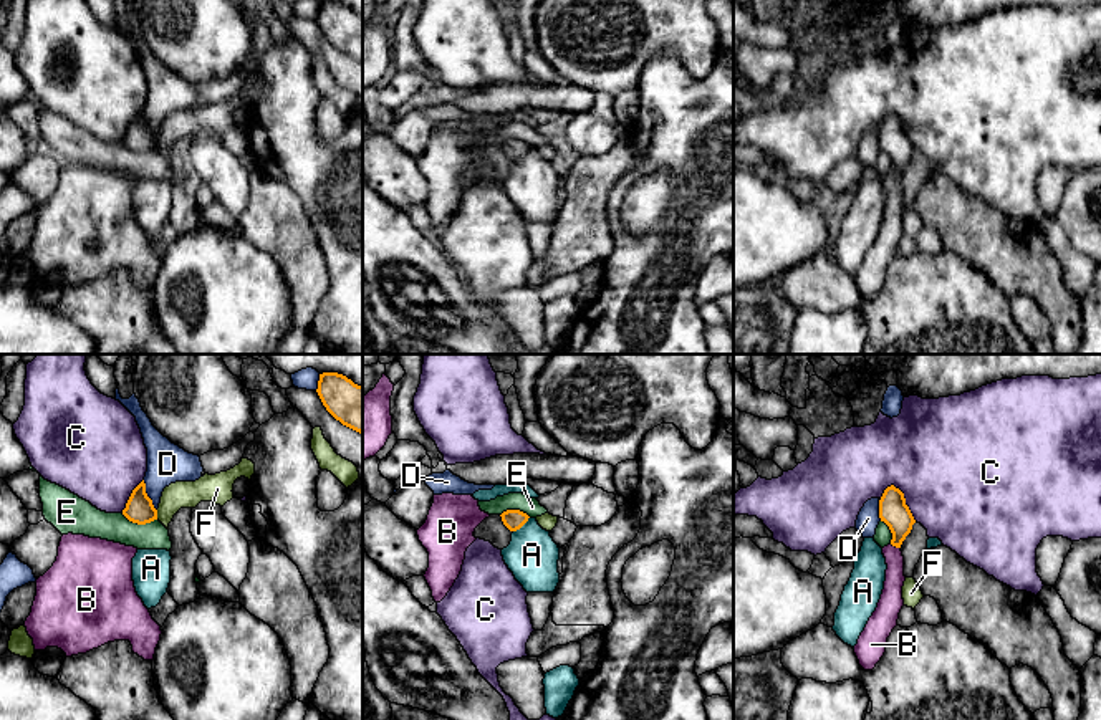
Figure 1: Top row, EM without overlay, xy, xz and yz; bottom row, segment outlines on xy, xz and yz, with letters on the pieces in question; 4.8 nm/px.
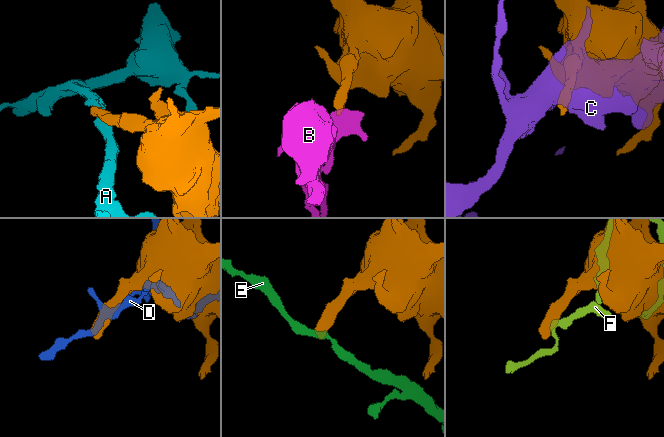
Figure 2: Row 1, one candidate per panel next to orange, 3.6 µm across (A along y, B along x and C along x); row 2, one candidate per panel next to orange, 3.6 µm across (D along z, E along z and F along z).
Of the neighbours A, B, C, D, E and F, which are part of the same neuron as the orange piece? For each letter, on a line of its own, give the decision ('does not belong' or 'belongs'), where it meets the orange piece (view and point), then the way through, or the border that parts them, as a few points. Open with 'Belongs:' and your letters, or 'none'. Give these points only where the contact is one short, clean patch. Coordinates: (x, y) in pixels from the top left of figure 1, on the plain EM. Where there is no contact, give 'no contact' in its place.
Belongs: B
A: does not belong; meets orange in xz at (522, 154)
B: belongs; meets orange in yz at (896, 176); runs through yz (893, 139), (896, 144), (896, 176), (891, 227)
C: does not belong; meets orange in yz at (904, 129)
D: does not belong; meets orange in xy at (146, 124)
E: does not belong; meets orange in xy at (139, 153); border along xy (121, 143), (138, 153), (156, 149)
F: does not belong; meets orange in xy at (156, 144)

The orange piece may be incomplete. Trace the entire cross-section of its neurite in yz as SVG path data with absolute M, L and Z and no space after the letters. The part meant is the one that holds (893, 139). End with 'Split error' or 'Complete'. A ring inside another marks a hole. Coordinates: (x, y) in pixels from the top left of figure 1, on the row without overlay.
M894 114L887 116L879 129L879 147L889 156L892 169L882 177L887 199L881 228L854 275L854 283L864 300L873 300L881 290L887 266L897 255L904 235L902 215L906 210L901 174L916 152L904 122Z. Split error

